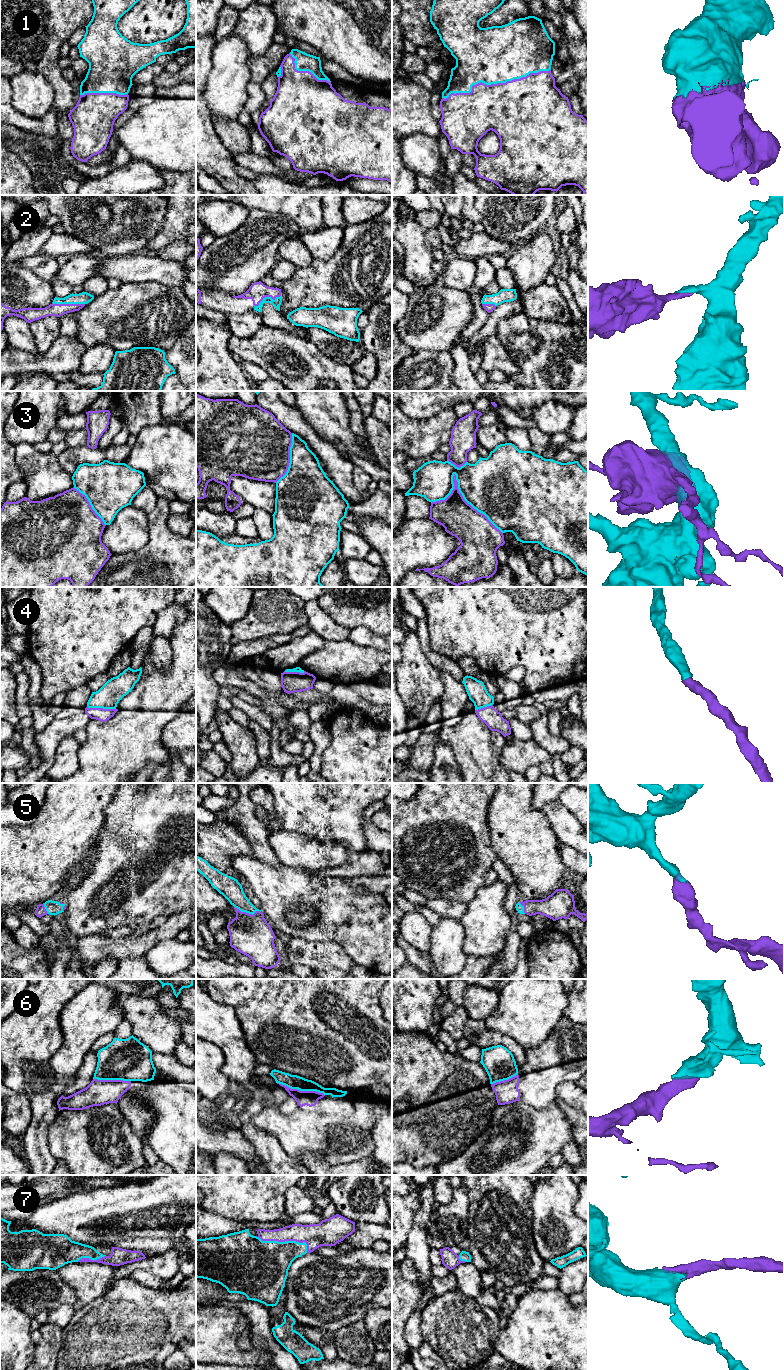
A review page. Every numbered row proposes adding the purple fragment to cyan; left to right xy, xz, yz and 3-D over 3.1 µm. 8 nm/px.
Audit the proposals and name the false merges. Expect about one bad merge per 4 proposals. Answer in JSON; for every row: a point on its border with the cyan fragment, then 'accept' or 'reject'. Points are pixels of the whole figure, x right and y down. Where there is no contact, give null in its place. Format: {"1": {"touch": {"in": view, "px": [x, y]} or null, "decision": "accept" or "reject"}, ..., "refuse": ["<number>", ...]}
{"1": {"touch": {"in": "yz", "px": [494, 83]}, "decision": "accept"}, "2": {"touch": {"in": "xy", "px": [68, 303]}, "decision": "accept"}, "3": {"touch": {"in": "yz", "px": [458, 488]}, "decision": "accept"}, "4": {"touch": {"in": "xy", "px": [101, 707]}, "decision": "accept"}, "5": {"touch": {"in": "xz", "px": [247, 912]}, "decision": "accept"}, "6": {"touch": {"in": "xz", "px": [301, 1090]}, "decision": "reject"}, "7": {"touch": {"in": "xz", "px": [286, 1241]}, "decision": "accept"}, "refuse": ["6"]}

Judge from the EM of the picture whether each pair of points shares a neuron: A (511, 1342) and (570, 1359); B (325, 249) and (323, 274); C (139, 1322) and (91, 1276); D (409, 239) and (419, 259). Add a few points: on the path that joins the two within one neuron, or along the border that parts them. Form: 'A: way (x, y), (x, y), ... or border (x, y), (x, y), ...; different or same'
A: way (526, 1342), (553, 1342), (555, 1344); same
B: border (341, 243), (331, 257), (313, 259); different
C: border (115, 1282), (103, 1295), (87, 1303); different
D: way (414, 244), (419, 254); same

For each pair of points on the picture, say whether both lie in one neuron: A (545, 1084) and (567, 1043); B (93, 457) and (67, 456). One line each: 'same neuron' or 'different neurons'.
A: same neuron
B: same neuron

